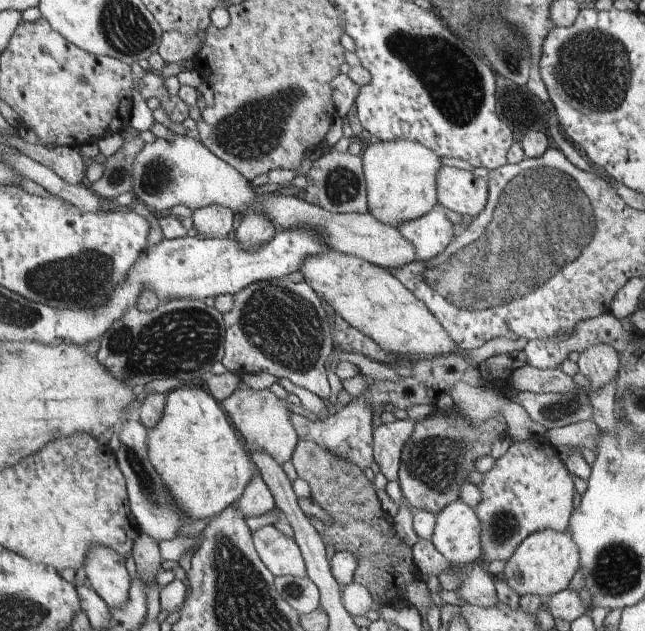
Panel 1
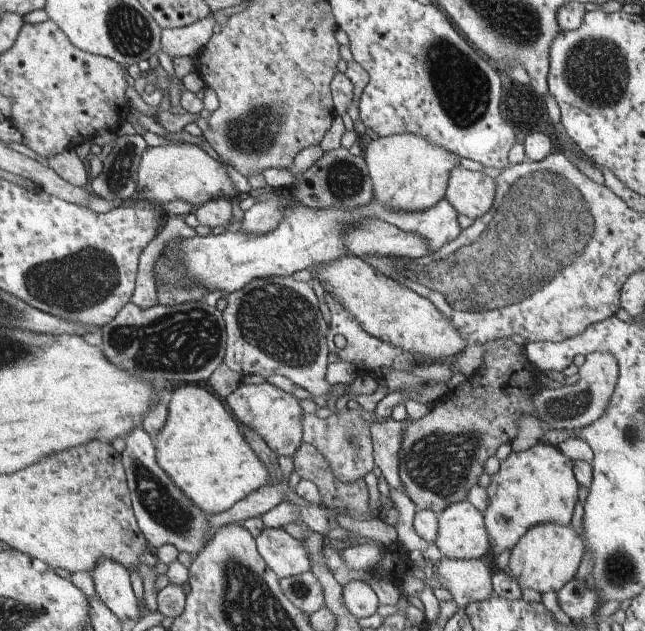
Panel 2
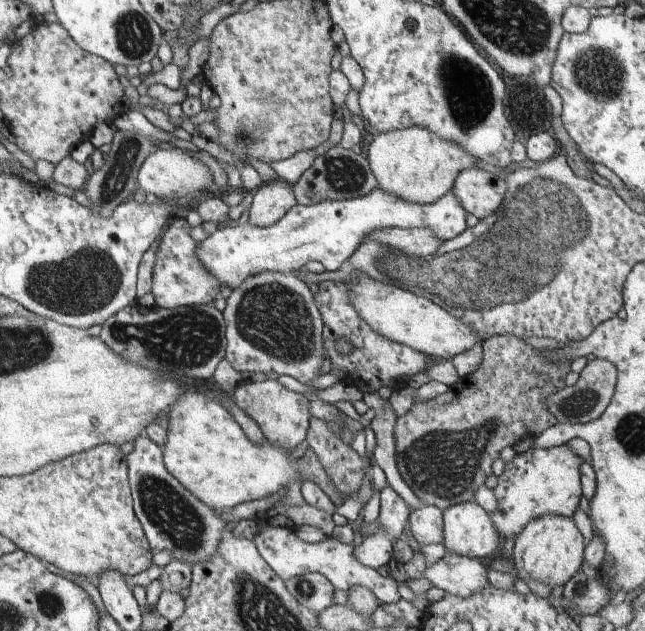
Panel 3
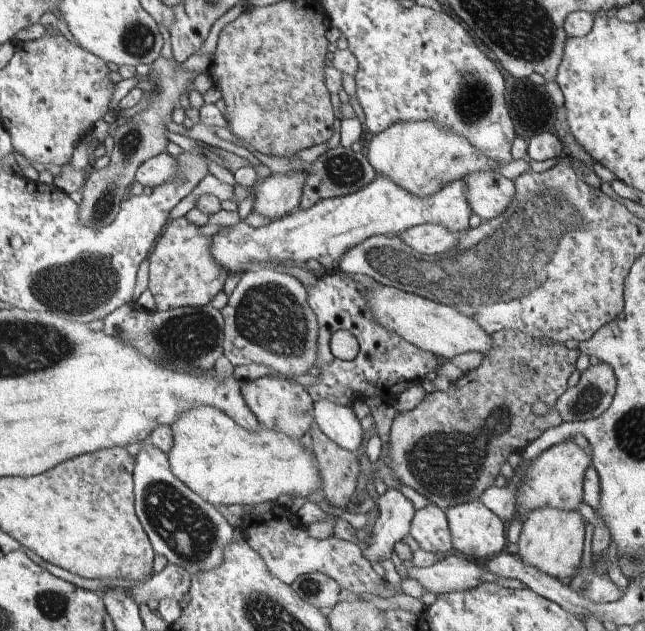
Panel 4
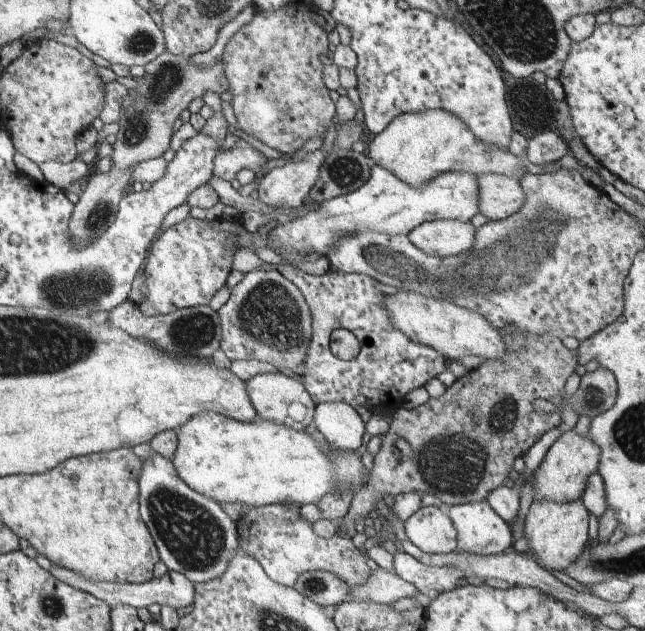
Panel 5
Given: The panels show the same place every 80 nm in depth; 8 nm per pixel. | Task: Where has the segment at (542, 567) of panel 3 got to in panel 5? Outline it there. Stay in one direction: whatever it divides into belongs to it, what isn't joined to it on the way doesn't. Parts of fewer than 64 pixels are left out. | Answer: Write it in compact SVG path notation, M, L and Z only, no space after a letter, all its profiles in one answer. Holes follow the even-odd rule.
M581 498L569 503L534 500L525 519L523 536L529 546L526 556L540 562L546 570L565 571L591 542L588 538L588 510Z

